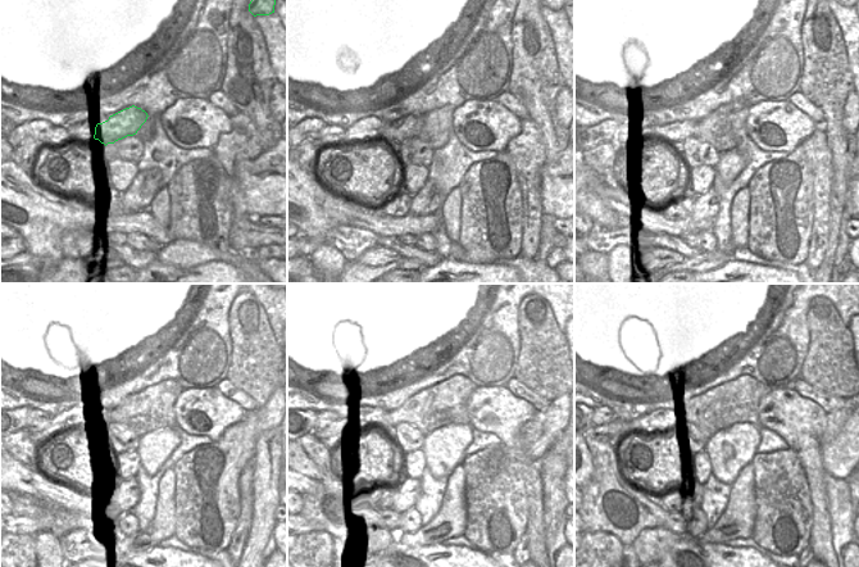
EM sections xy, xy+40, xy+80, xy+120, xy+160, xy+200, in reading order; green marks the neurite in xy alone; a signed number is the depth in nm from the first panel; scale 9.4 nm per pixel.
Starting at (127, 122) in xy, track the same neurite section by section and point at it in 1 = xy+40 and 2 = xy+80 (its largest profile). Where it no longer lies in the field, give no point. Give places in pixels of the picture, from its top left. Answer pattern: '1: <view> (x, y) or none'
1: xy+40 (395, 132)
2: xy+80 (675, 134)

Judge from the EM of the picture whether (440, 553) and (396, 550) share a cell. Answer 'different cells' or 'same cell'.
same cell

